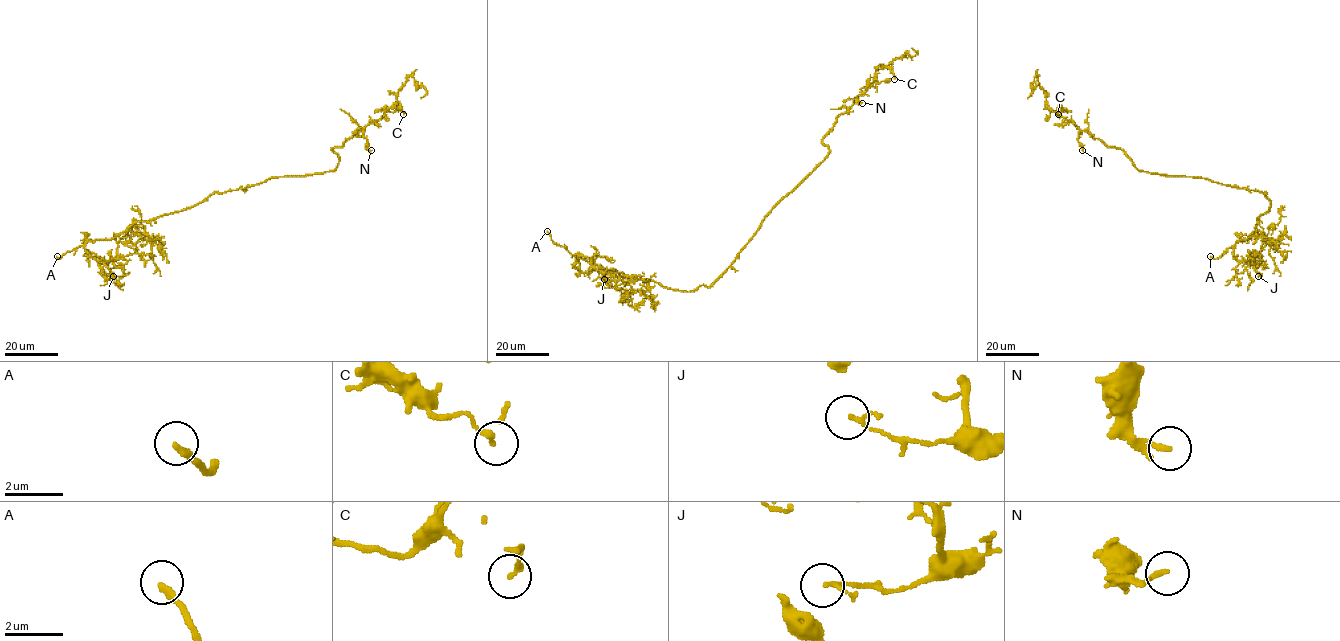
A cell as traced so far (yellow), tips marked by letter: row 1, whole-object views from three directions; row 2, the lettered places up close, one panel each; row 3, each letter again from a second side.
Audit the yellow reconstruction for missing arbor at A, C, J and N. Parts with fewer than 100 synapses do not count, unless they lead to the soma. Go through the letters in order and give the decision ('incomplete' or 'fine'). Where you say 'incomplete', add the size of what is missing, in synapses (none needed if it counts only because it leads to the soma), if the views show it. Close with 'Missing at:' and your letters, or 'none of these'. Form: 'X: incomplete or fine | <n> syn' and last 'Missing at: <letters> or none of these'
A: incomplete
C: fine
J: fine
N: fine
Missing at: A

